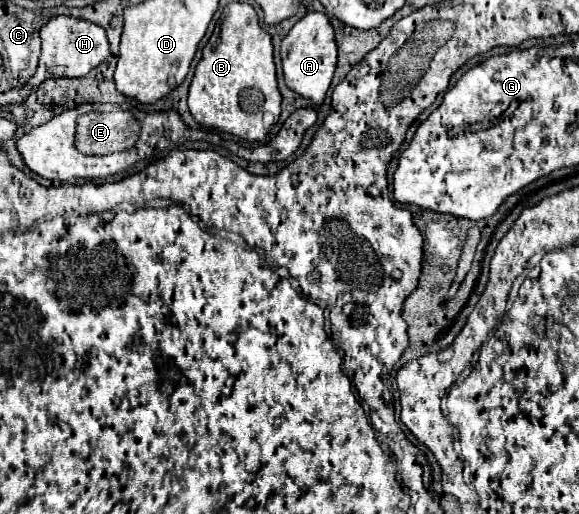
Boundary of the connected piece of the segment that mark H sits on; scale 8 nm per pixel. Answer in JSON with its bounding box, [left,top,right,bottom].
[29,16,111,90]

